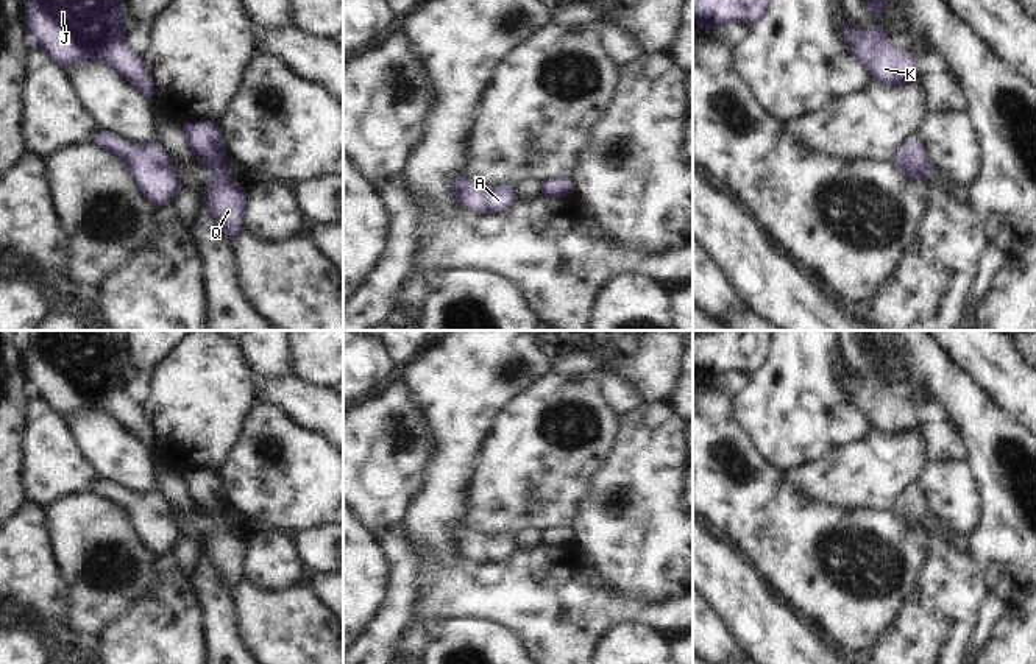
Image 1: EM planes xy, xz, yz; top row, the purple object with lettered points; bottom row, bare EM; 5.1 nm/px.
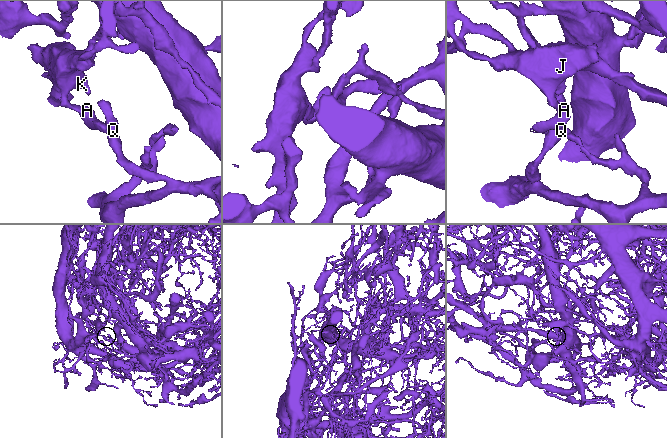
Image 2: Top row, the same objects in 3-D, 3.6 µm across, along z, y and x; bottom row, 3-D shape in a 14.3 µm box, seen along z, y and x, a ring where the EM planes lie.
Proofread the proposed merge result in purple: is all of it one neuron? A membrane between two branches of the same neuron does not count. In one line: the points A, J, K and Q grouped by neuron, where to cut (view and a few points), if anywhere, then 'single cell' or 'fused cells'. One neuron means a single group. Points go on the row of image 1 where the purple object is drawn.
groups A J K Q; cut none; single cell

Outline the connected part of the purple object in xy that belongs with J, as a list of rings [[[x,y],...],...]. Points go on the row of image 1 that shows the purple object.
[[[28,0],[23,25],[30,44],[64,69],[86,59],[106,62],[153,103],[156,94],[153,78],[142,56],[125,45],[125,33],[130,25],[123,16],[122,0]]]

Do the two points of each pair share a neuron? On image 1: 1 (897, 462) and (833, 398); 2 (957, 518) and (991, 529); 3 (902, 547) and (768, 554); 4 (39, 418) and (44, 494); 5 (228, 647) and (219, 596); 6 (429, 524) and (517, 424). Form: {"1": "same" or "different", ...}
{"1": "different", "2": "different", "3": "same", "4": "same", "5": "same", "6": "different"}

